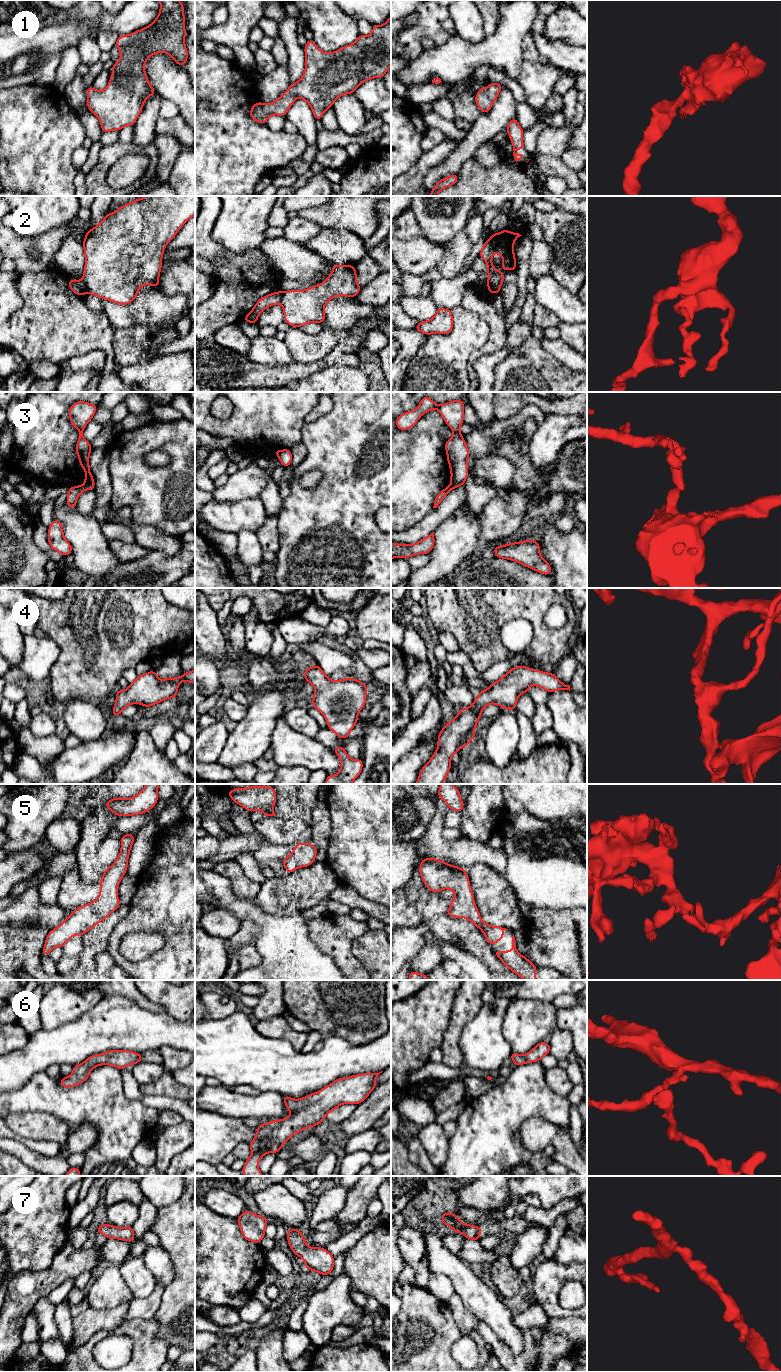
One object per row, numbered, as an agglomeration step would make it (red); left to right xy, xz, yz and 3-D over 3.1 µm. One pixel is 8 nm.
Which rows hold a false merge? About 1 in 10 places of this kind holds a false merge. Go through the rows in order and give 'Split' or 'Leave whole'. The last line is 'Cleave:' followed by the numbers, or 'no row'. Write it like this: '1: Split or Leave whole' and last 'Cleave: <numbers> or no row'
1: Leave whole
2: Split
3: Split
4: Leave whole
5: Leave whole
6: Leave whole
7: Leave whole
Cleave: 2, 3

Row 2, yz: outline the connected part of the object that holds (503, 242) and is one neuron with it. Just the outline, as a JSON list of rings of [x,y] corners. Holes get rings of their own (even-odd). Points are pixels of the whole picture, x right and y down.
[[[507,229],[497,234],[492,233],[480,251],[479,256],[487,264],[488,281],[486,285],[495,287],[499,293],[504,281],[504,274],[494,268],[492,264],[493,253],[497,252],[503,258],[502,268],[504,270],[515,271],[517,261],[514,254],[514,242],[520,236],[522,235],[512,233]]]

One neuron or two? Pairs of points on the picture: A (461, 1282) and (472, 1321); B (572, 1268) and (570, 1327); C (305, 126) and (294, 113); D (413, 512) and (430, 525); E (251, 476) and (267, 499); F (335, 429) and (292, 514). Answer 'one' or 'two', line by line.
A: two
B: two
C: one
D: two
E: two
F: one

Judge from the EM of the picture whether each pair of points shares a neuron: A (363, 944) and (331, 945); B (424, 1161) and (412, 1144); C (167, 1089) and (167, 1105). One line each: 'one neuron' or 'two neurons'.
A: two neurons
B: one neuron
C: two neurons

